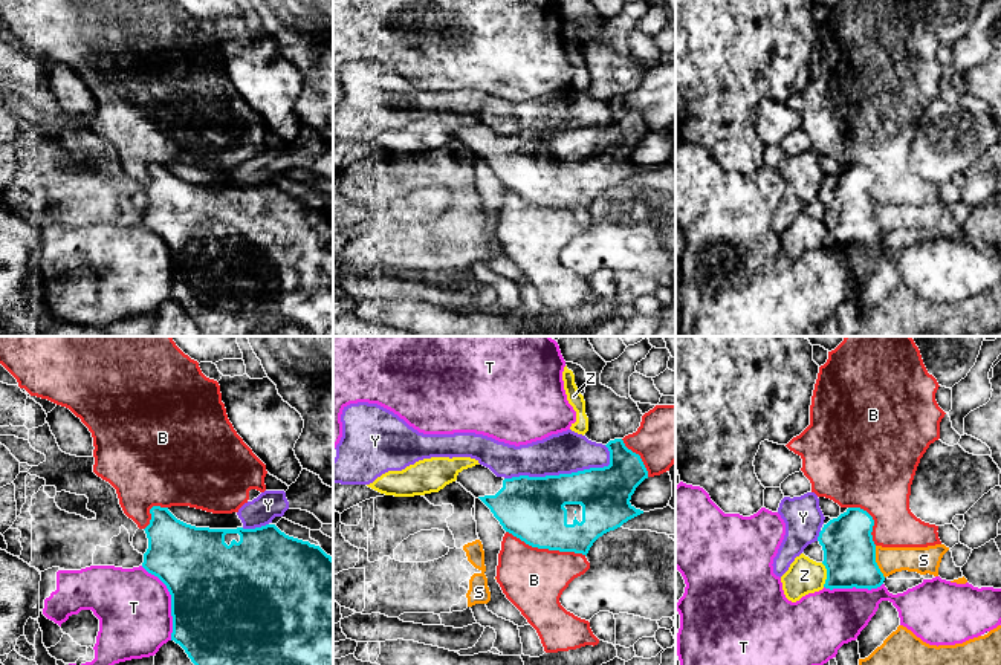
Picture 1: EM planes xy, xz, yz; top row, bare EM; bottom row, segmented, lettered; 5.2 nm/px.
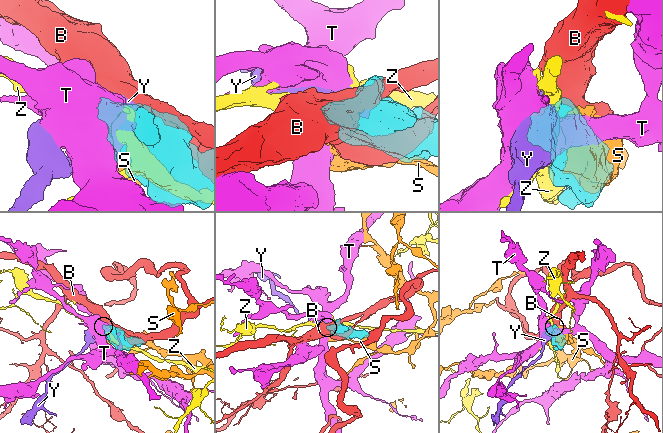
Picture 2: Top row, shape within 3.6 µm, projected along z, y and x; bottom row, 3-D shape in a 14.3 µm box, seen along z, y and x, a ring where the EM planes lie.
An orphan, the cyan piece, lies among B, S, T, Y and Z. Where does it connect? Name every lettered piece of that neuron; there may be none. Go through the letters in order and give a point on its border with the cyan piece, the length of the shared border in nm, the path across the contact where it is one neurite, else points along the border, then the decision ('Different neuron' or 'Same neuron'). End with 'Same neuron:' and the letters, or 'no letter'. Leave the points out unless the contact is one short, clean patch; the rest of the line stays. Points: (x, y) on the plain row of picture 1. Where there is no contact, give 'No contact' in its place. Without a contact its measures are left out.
B: Touches cyan at xz (546, 205). Shared border 440 nm. Different neuron
S: Touches cyan at yz (874, 219). Shared border 180 nm. Different neuron
T: Touches cyan at xy (171, 259). Shared border 420 nm. Different neuron
Y: Touches cyan at xz (563, 132). Shared border 600 nm. Different neuron
Z: Touches cyan at yz (827, 233). Shared border 130 nm. Different neuron
Same neuron: no letter

